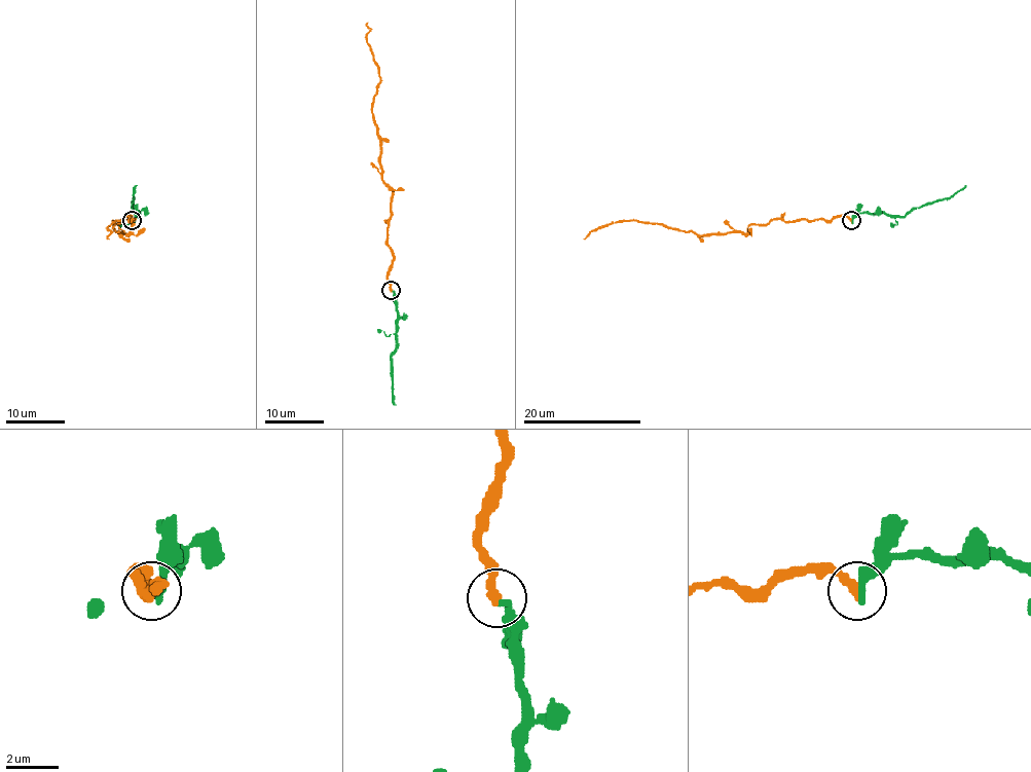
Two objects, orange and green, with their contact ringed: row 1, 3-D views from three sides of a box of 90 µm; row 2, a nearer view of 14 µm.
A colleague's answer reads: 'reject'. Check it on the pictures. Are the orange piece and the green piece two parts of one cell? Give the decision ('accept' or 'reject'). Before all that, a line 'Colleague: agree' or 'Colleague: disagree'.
Colleague: disagree
accept

